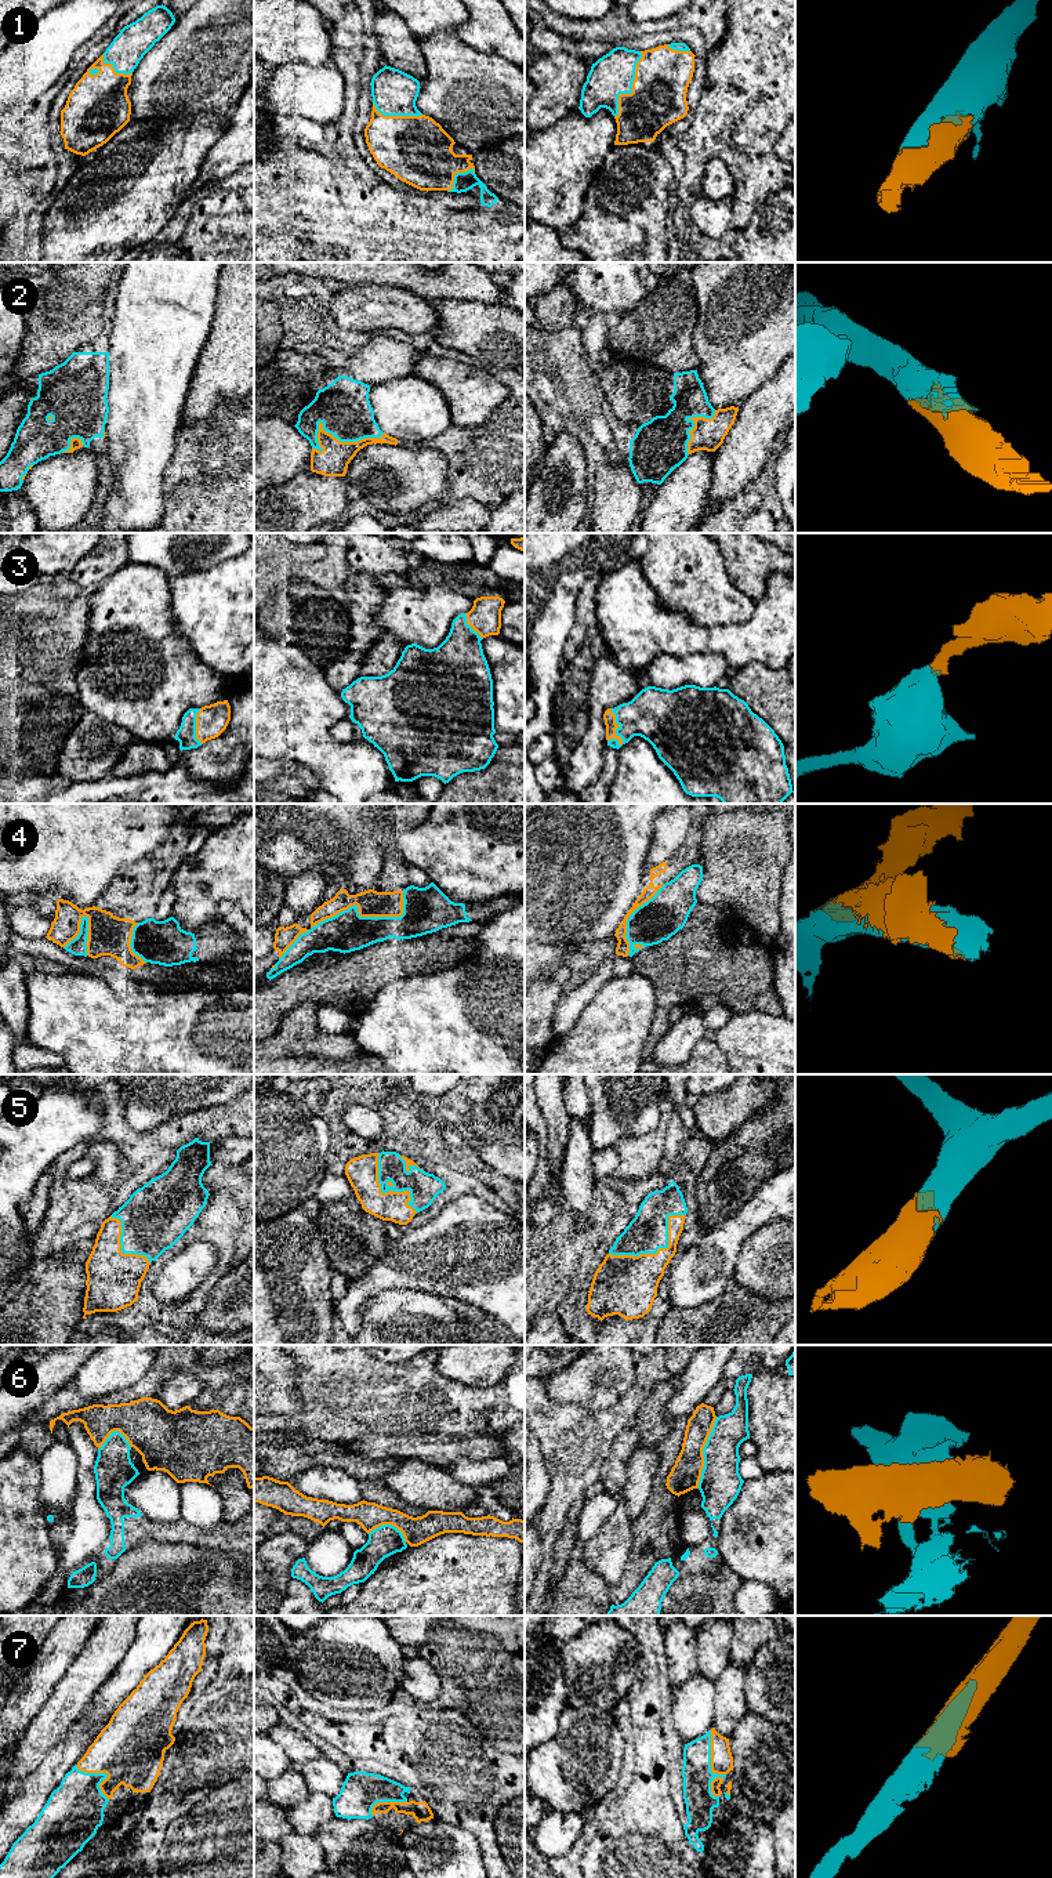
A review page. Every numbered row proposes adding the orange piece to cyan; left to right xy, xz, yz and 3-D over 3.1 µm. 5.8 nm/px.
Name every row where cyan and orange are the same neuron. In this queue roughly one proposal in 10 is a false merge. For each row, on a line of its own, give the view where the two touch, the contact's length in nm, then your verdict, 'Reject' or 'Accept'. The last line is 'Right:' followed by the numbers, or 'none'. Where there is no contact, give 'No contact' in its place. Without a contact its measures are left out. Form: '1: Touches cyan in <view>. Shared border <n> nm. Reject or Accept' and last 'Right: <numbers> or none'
1: Touches cyan in yz. Shared border 420 nm. Accept
2: Touches cyan in xz. Shared border 440 nm. Accept
3: Touches cyan in yz. Shared border 240 nm. Accept
4: Touches cyan in xz. Shared border 850 nm. Accept
5: Touches cyan in yz. Shared border 500 nm. Accept
6: Touches cyan in yz. Shared border 440 nm. Reject
7: Touches cyan in yz. Shared border 400 nm. Accept
Right: 1, 2, 3, 4, 5, 7

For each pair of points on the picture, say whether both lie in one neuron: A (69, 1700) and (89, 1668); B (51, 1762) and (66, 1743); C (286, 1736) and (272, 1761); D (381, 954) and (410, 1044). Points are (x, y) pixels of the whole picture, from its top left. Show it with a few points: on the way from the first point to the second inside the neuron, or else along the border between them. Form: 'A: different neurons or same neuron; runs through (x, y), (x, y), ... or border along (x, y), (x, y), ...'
A: same neuron; runs through (73, 1692), (84, 1677)
B: same neuron; runs through (55, 1758), (66, 1747)
C: different neurons; border along (268, 1736), (294, 1765)
D: different neurons; border along (423, 974), (391, 979), (369, 1004)

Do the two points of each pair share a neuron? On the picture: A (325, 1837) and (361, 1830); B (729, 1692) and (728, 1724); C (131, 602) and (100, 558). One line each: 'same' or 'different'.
A: same
B: same
C: different

